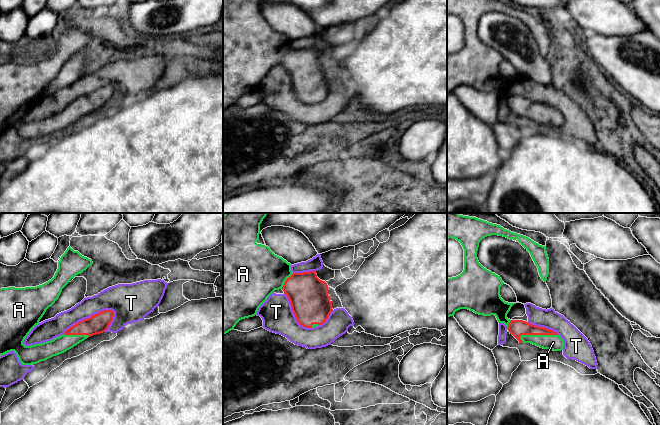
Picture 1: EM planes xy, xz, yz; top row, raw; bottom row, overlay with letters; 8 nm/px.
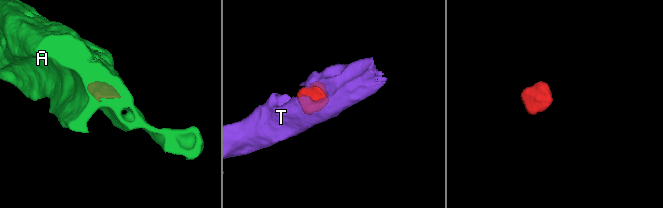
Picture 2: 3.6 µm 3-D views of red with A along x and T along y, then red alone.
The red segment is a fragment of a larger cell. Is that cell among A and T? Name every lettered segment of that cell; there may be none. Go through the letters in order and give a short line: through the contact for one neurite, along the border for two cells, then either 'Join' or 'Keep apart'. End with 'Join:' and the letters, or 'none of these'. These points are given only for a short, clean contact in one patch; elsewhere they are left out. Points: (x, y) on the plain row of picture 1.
A: Join
T: Keep apart
Join: A

